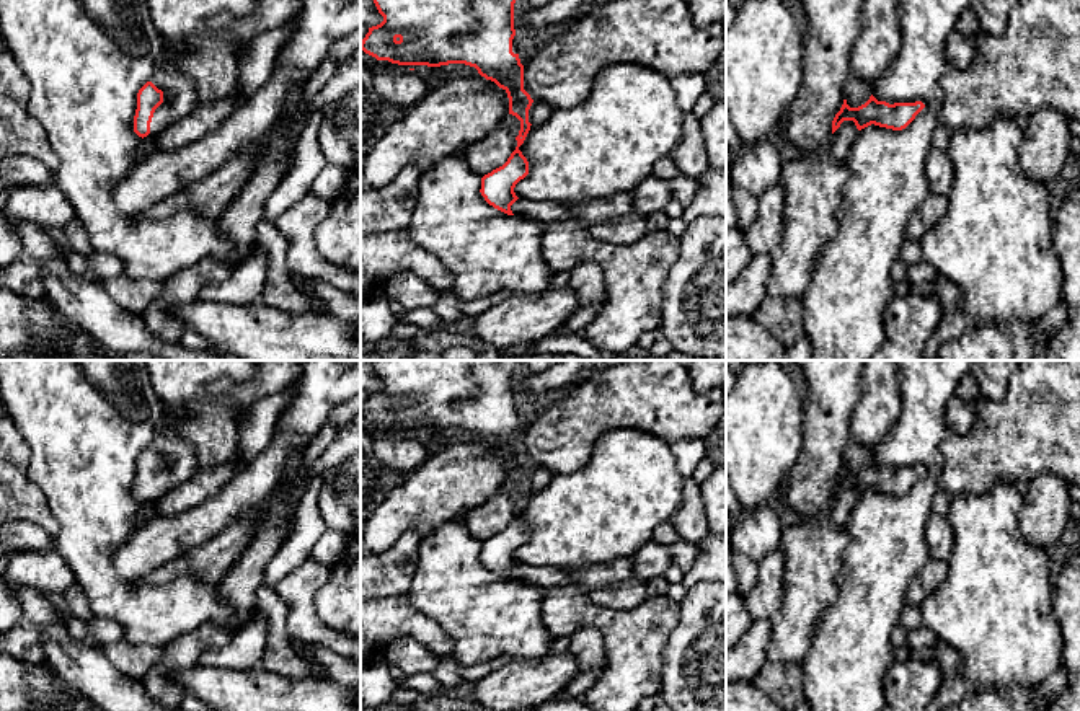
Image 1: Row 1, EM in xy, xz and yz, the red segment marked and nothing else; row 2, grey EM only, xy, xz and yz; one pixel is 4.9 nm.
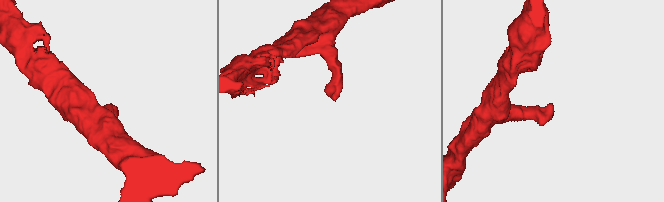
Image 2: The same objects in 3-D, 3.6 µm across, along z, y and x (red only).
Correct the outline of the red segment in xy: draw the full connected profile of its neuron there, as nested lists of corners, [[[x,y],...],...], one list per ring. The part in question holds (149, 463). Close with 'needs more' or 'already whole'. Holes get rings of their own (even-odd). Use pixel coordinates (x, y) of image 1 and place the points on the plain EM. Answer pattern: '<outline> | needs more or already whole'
[[[158,435],[137,458],[134,497],[157,501],[194,476],[199,463],[189,442]]] | needs more

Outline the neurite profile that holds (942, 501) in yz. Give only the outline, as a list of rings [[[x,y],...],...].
[[[938,489],[932,499],[932,512],[936,515],[948,515],[953,496]]]

